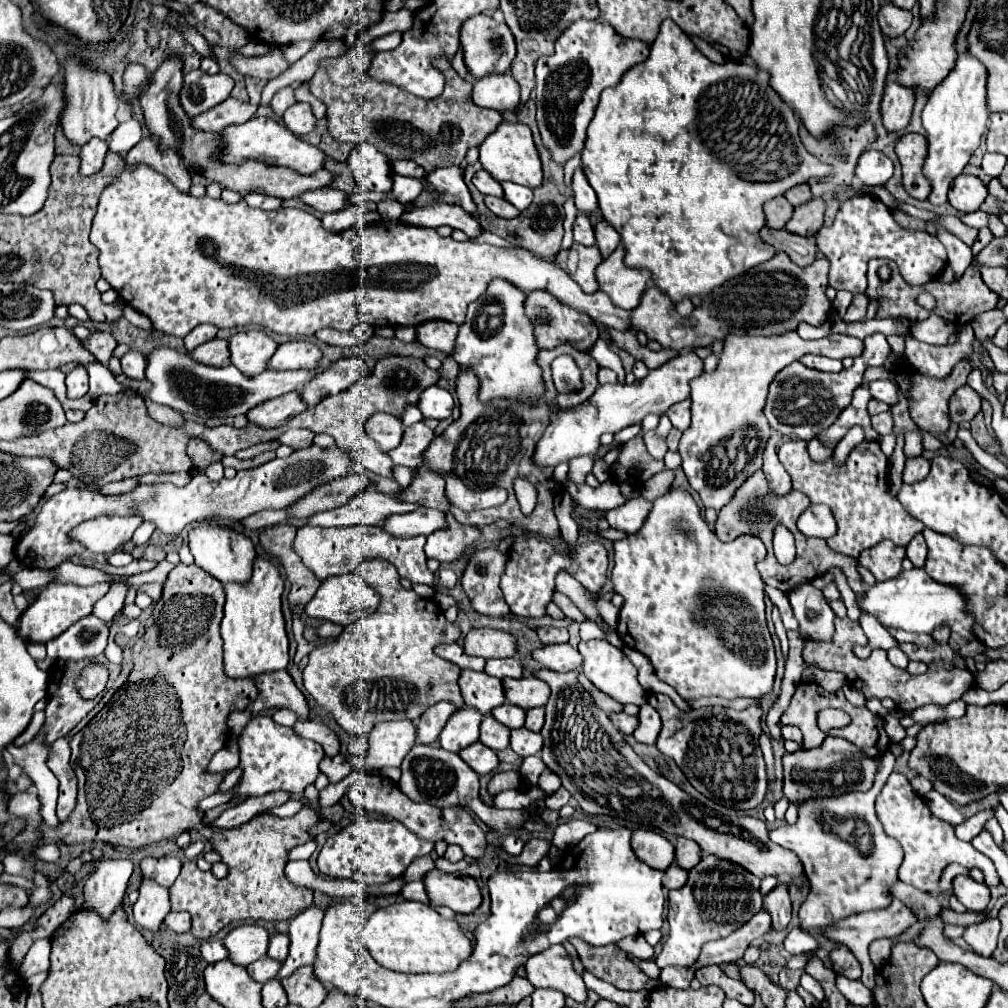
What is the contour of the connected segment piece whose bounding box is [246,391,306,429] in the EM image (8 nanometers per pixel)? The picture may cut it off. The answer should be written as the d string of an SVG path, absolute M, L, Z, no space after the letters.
M292 391L286 393L282 397L270 399L266 403L260 403L258 407L254 407L250 413L246 413L250 423L256 423L260 427L278 427L278 425L286 425L288 419L292 419L294 415L302 413L306 409L306 403L300 397L300 391Z

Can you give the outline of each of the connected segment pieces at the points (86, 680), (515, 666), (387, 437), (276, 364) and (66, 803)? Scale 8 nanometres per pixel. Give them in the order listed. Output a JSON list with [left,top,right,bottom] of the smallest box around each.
[[76,663,108,699],[484,657,524,679],[366,413,404,451],[268,341,322,371],[46,737,76,821]]

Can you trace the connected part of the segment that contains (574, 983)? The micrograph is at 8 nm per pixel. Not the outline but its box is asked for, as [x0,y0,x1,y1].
[526,945,588,1003]

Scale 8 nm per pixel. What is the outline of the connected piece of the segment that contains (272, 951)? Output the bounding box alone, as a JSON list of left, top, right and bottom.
[268,933,290,961]

